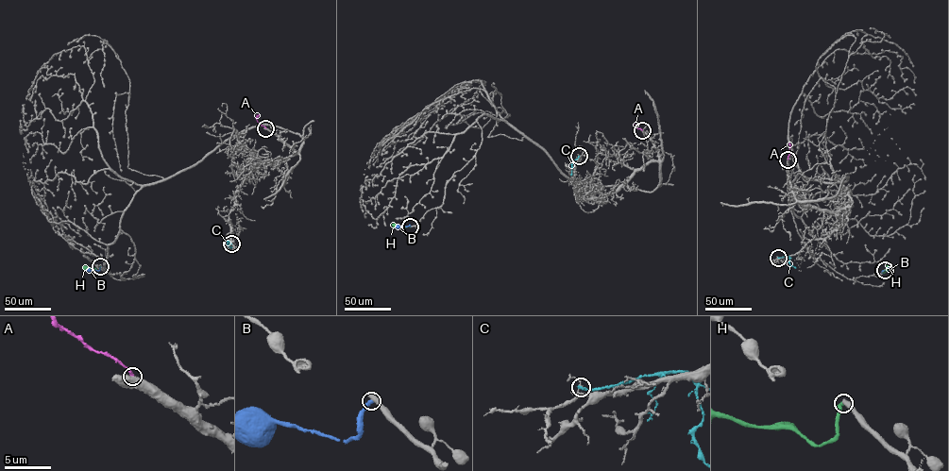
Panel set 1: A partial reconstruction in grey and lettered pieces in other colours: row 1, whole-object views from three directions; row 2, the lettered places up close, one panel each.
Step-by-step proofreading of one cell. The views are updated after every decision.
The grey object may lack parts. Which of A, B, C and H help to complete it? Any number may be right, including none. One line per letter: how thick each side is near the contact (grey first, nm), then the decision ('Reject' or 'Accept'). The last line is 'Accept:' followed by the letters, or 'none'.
A: Thickness 800 nm (grey) against 220 nm. Reject
B: Thickness 600 nm (grey) against 280 nm. Reject
C: Thickness 110 nm (grey) against 240 nm. Reject
H: Thickness 440 nm (grey) against 280 nm. Reject
Accept: none

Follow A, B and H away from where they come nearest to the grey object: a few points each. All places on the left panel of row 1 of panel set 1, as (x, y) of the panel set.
A: (266, 128), (257, 120), (259, 114)
B: (100, 266), (98, 270), (87, 270)
H: (100, 266), (98, 270), (82, 268)

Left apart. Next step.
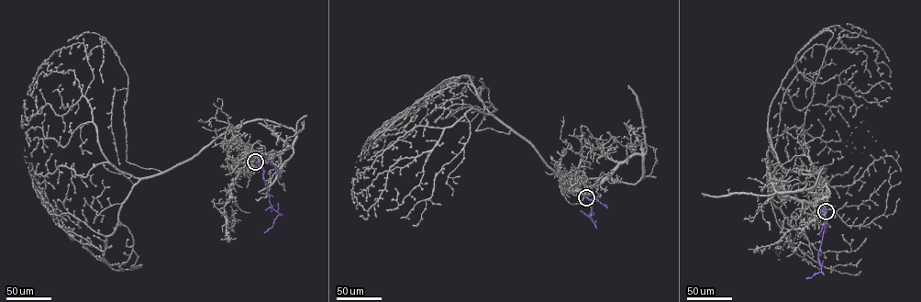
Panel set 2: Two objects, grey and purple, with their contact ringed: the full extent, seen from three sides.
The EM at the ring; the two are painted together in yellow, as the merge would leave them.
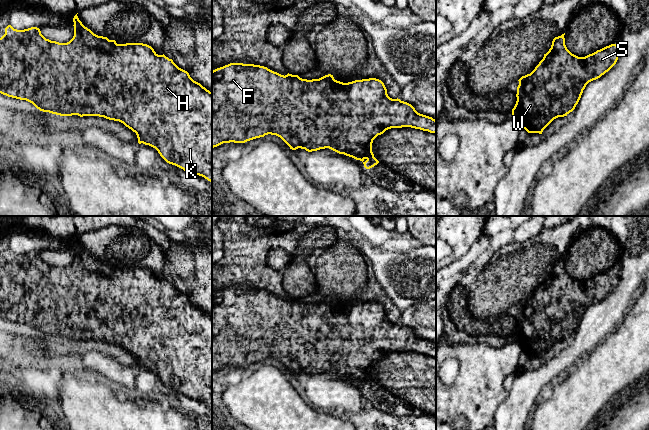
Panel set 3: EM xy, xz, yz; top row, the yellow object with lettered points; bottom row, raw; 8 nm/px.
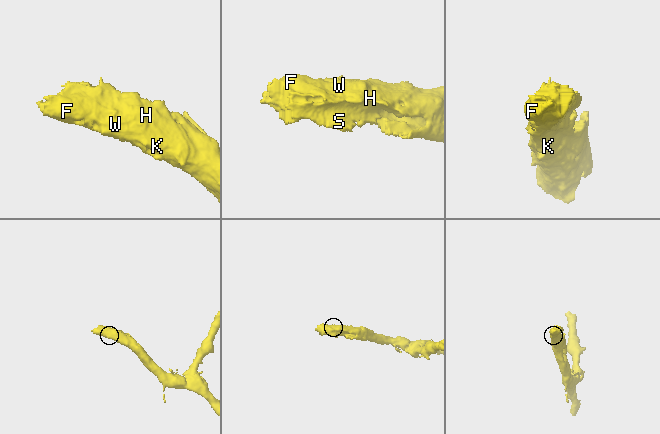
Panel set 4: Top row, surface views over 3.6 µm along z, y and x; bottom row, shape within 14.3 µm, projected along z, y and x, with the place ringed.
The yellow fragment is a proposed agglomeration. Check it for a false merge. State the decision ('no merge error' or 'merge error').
no merge error

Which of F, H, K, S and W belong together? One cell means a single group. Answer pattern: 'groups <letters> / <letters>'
groups F H K S W

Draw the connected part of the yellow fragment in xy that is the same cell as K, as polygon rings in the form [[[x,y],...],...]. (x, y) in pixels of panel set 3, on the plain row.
[[[77,238],[73,242],[73,246],[74,260],[67,267],[46,263],[37,251],[17,254],[8,249],[5,252],[5,258],[0,262],[0,317],[8,321],[26,324],[43,336],[60,340],[99,340],[119,345],[136,357],[139,368],[143,367],[155,372],[167,387],[193,399],[202,400],[212,406],[212,316],[194,305],[189,297],[179,292],[172,283],[169,283],[164,278],[158,279],[151,270],[143,267],[117,268],[115,264],[98,260],[82,248]]]

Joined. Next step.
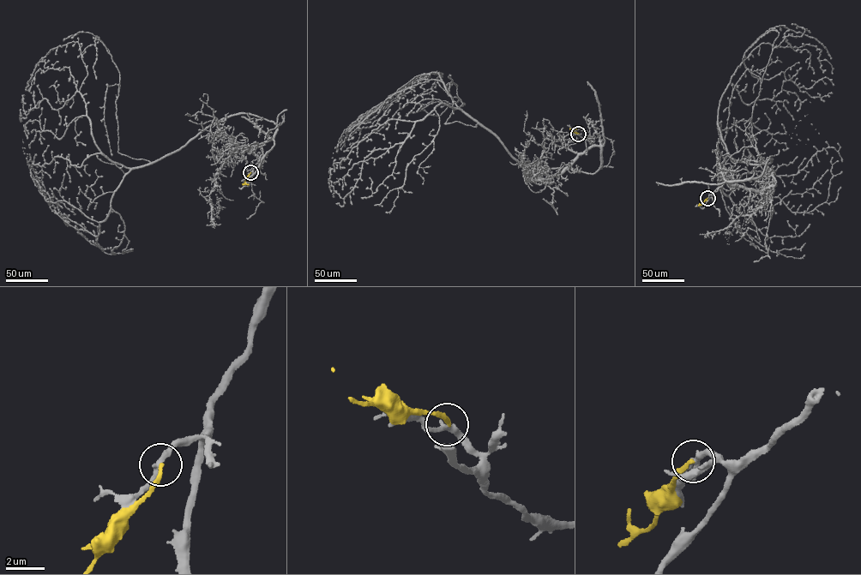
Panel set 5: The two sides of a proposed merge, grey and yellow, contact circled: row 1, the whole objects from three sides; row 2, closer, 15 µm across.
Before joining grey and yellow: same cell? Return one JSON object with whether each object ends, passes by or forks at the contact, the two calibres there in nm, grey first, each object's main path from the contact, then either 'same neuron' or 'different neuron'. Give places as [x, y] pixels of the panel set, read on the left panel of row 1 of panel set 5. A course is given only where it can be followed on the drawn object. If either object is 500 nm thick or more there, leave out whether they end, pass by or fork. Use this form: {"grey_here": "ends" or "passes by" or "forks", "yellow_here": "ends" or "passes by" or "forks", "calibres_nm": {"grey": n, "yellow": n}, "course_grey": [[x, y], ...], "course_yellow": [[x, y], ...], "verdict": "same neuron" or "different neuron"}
{"grey_here": "passes by", "yellow_here": "ends", "calibres_nm": {"grey": 280, "yellow": 220}, "course_grey": [[250, 172], [276, 131], [271, 121], [229, 115], [129, 168], [93, 136], [78, 42], [52, 48], [34, 69]], "course_yellow": [[250, 172], [244, 182], [249, 184]], "verdict": "different neuron"}

